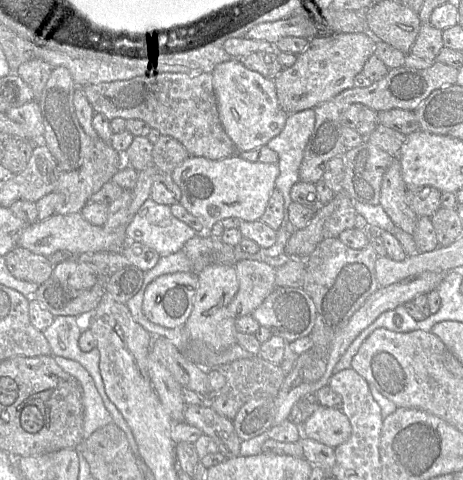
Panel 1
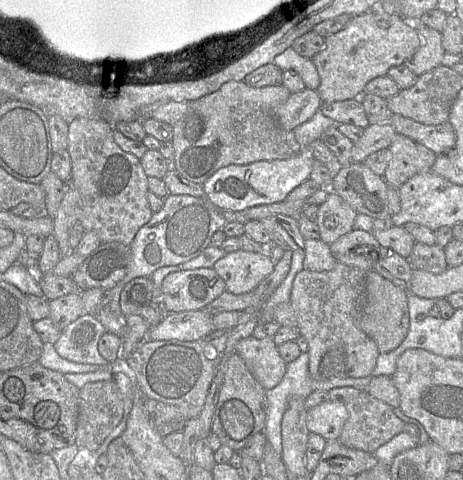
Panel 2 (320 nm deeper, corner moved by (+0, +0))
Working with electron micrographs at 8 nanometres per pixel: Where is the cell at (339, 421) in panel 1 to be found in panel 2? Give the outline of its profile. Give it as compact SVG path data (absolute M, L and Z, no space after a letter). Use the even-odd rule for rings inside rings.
M329 399L307 410L306 425L309 432L319 434L326 441L334 440L339 438L347 417L348 412L345 404Z

